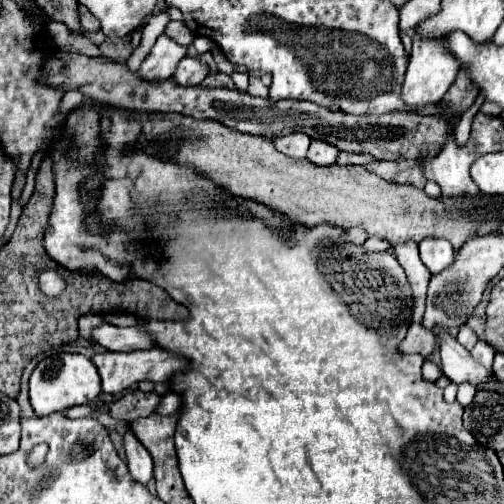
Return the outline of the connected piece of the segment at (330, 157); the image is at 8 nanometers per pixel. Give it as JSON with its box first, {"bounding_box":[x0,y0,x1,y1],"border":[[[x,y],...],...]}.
{"bounding_box":[306,140,340,166],"border":[[[312,140],[306,158],[308,158],[310,162],[318,164],[318,166],[330,166],[330,164],[336,162],[338,154],[340,154],[340,152],[336,150],[336,146],[332,146],[332,144],[324,142],[324,140]]]}

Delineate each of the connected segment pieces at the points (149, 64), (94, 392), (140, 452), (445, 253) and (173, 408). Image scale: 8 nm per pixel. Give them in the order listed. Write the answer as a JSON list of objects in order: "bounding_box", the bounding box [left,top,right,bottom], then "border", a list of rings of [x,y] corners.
[{"bounding_box":[140,36,186,82],"border":[[[160,36],[146,60],[140,64],[140,78],[146,82],[164,82],[172,76],[174,66],[186,56],[186,46],[176,44],[168,36]]]},{"bounding_box":[28,352,100,416],"border":[[[62,352],[38,362],[28,380],[28,394],[36,416],[48,416],[52,412],[62,412],[72,406],[92,402],[100,394],[100,376],[86,356]]]},{"bounding_box":[124,432,154,486],"border":[[[126,432],[124,436],[124,448],[126,448],[126,458],[128,458],[128,468],[130,474],[136,482],[148,486],[148,482],[154,478],[154,462],[148,450],[136,440],[132,432]]]},{"bounding_box":[420,240,454,274],"border":[[[424,240],[420,244],[420,258],[430,273],[438,274],[454,262],[454,250],[446,240]]]},{"bounding_box":[158,392,182,414],"border":[[[168,392],[164,398],[162,398],[162,402],[160,402],[160,406],[158,406],[158,414],[174,414],[174,412],[178,412],[180,410],[180,406],[182,406],[182,396],[178,394],[178,392]]]}]

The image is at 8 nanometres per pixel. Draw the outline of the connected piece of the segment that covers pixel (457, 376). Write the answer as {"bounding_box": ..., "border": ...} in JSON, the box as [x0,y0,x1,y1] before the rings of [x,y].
{"bounding_box":[434,326,486,386],"border":[[[434,326],[434,332],[438,336],[438,346],[442,354],[442,372],[456,384],[470,382],[478,386],[478,382],[486,378],[486,370],[482,370],[482,366],[478,366],[470,358],[470,352],[466,352],[464,346],[460,346],[444,326]]]}

